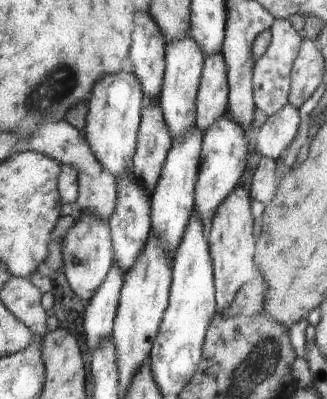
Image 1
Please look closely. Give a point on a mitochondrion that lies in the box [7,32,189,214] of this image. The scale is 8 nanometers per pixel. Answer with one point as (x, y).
(59, 82)

